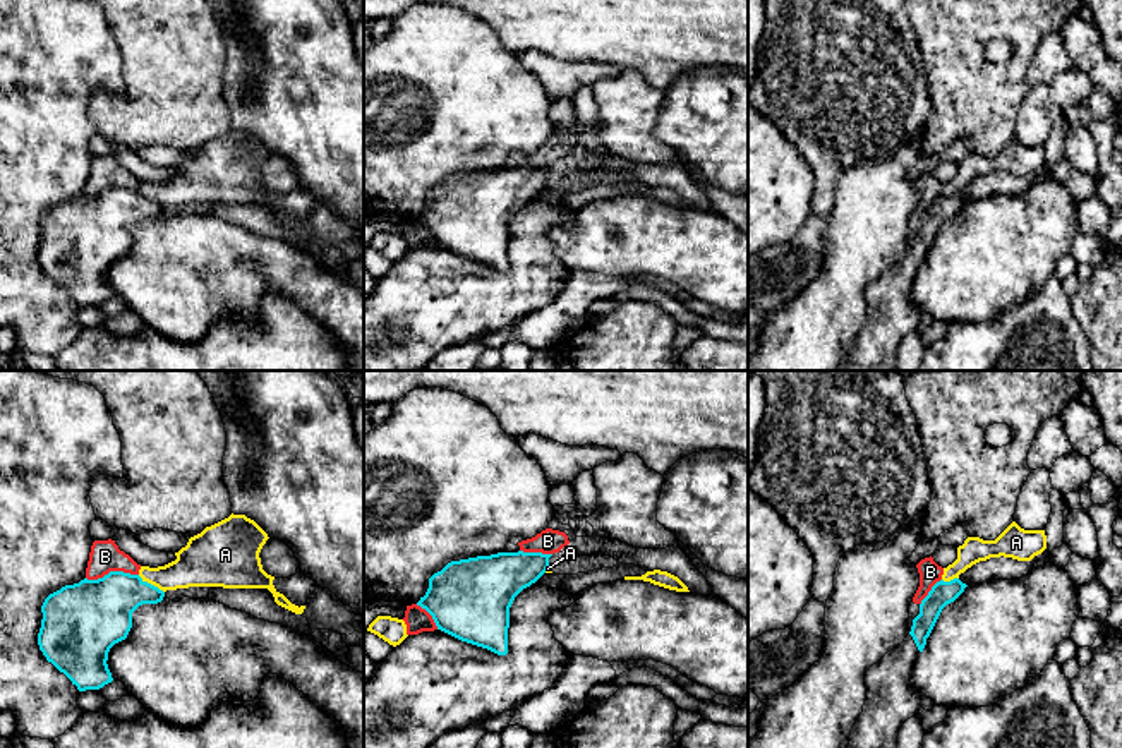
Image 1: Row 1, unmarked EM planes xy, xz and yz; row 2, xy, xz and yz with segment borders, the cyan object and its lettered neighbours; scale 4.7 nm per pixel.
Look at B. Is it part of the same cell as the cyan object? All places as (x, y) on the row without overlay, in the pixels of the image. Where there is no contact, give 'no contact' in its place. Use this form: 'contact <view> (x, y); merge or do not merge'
contact xy (112, 187); do not merge

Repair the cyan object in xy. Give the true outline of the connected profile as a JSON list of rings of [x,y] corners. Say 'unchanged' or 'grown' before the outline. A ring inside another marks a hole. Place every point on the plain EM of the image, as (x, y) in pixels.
grown; [[[124,187],[65,201],[45,214],[41,228],[39,266],[79,307],[117,295],[148,328],[194,343],[225,317],[254,317],[264,293],[278,290],[345,348],[348,371],[364,371],[364,288],[340,278],[312,250],[209,214],[170,216],[139,190]]]

